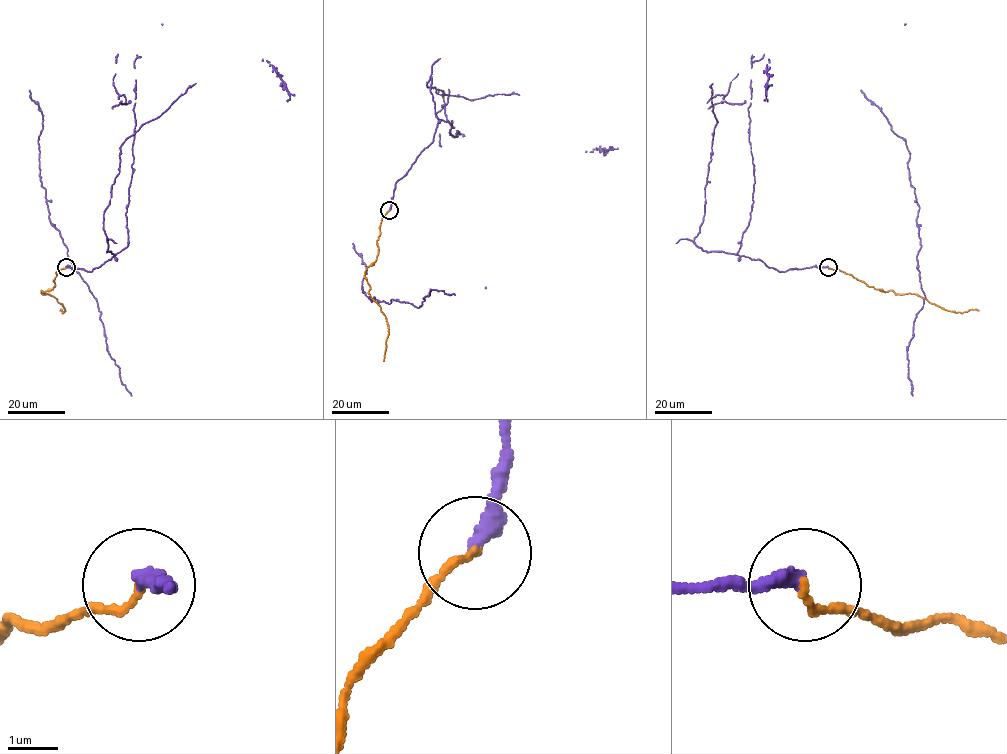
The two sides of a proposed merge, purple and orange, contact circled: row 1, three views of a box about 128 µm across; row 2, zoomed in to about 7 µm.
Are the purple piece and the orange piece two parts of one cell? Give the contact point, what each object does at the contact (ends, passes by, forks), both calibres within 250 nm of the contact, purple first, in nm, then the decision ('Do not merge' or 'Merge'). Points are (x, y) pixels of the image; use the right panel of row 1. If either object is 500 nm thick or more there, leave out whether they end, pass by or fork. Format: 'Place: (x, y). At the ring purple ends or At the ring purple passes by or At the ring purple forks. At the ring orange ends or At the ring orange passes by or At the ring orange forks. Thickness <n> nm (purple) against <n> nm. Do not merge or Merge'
Place: (828, 267). At the ring purple ends. At the ring orange ends. Thickness 320 nm (purple) against 170 nm. Merge

